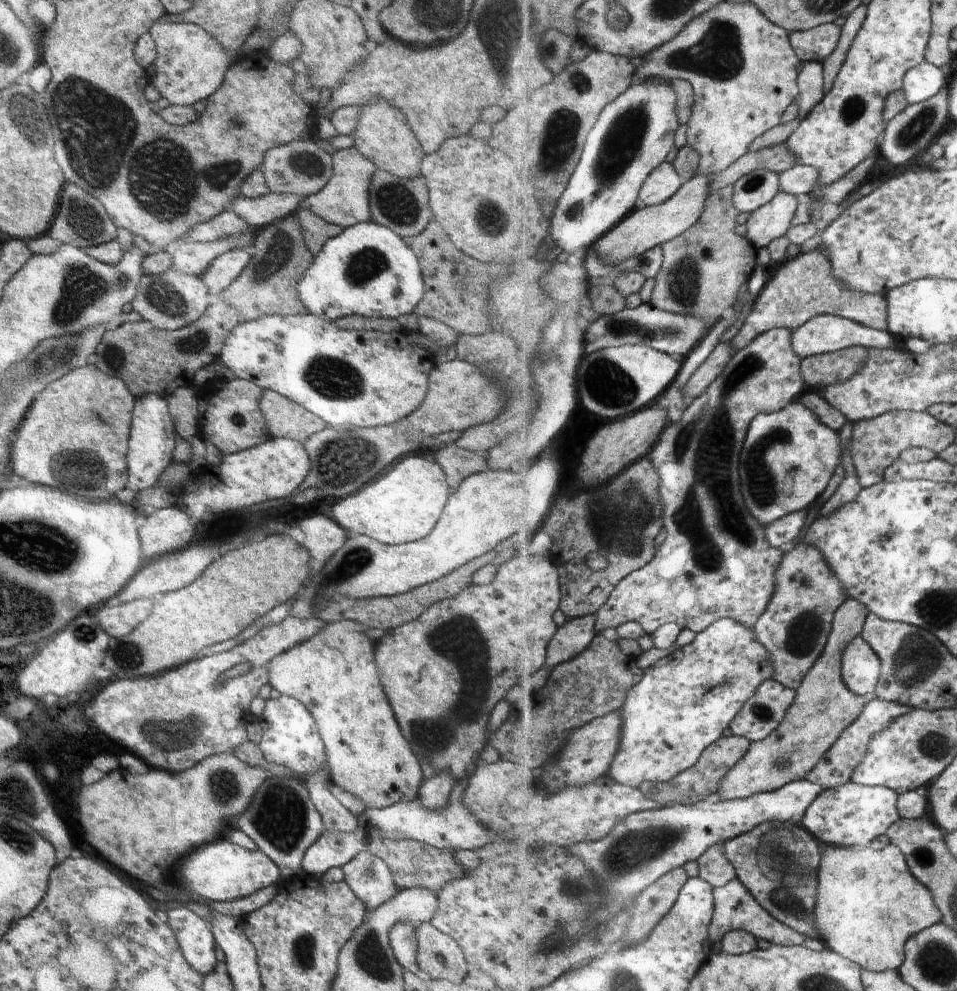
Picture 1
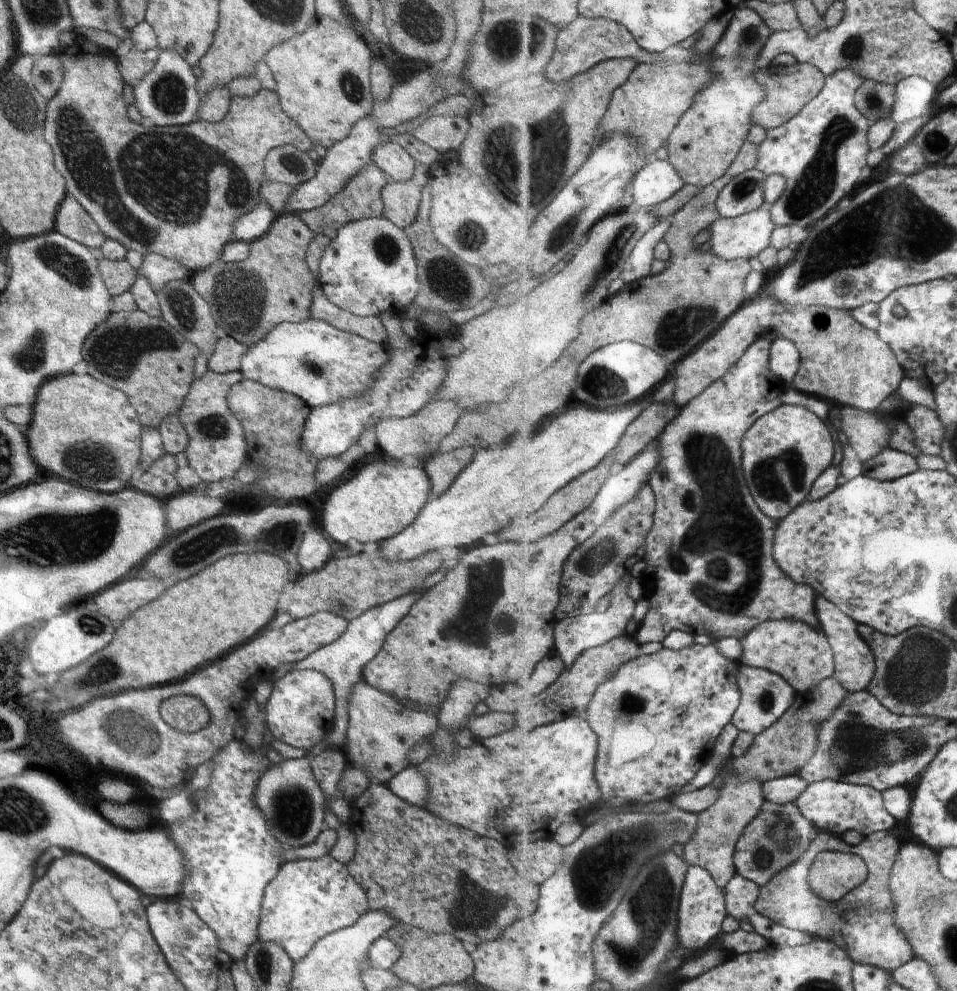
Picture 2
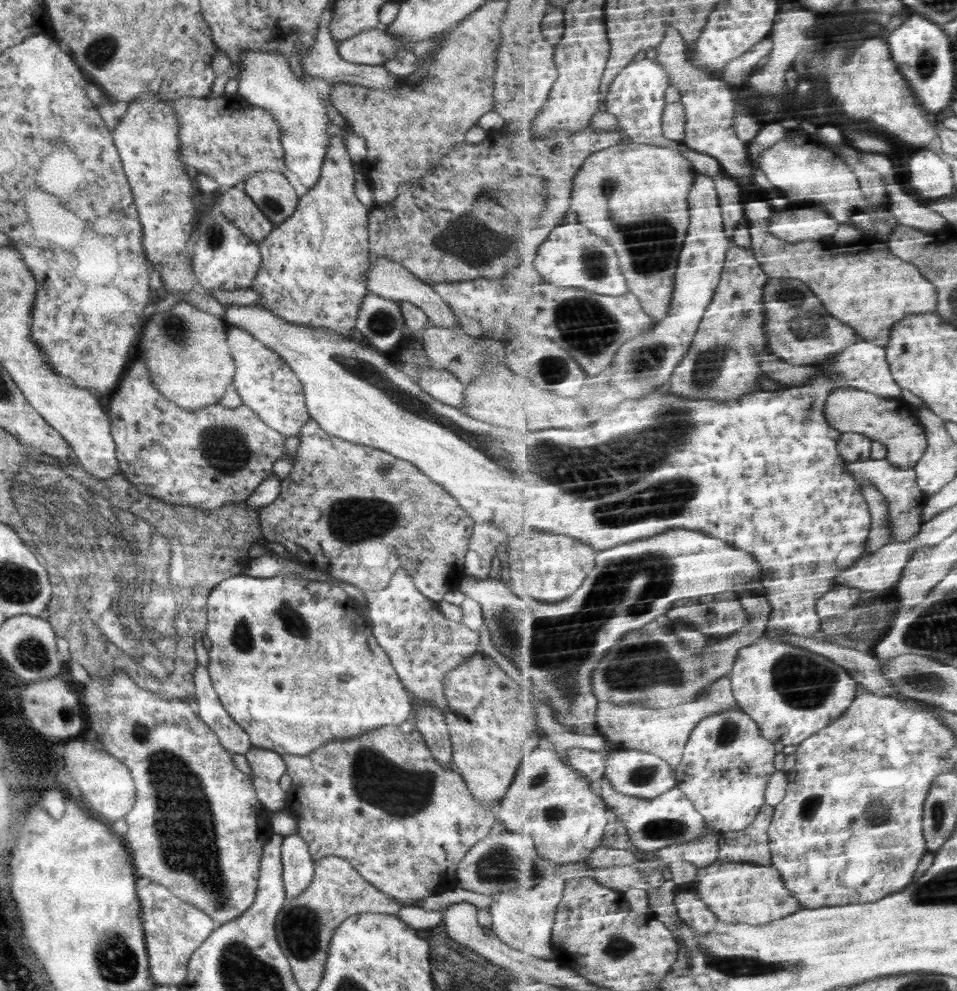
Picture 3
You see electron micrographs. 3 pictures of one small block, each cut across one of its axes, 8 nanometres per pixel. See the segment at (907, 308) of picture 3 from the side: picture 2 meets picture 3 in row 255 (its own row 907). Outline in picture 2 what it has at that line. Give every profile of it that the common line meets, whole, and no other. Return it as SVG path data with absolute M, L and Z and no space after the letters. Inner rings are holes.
M821 830L806 856L798 862L798 866L792 866L788 872L778 874L778 878L774 878L774 882L770 882L768 886L761 886L762 894L757 908L776 924L811 934L814 938L831 939L836 934L844 934L847 953L856 963L864 966L874 965L893 974L895 970L917 957L910 936L902 926L898 926L898 902L894 898L893 868L900 854L900 843L890 832L871 834L865 837L860 846L852 846L842 836ZM824 851L857 854L866 860L870 869L868 880L840 902L822 900L810 888L810 871L818 855Z

